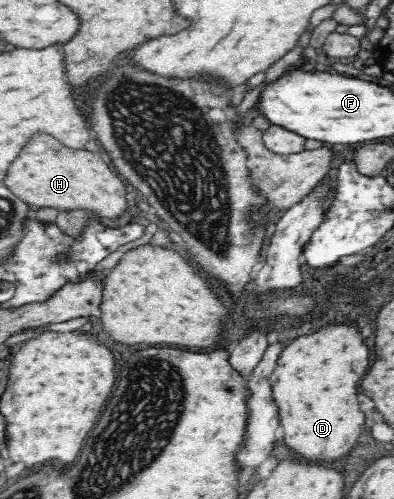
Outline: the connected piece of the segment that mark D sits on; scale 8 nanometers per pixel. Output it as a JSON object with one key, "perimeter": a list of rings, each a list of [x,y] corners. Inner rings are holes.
{"perimeter":[[[328,323],[314,333],[296,337],[282,351],[270,383],[280,407],[284,439],[298,455],[314,461],[330,461],[350,451],[366,419],[358,409],[358,383],[368,369],[370,347],[356,323]]]}

